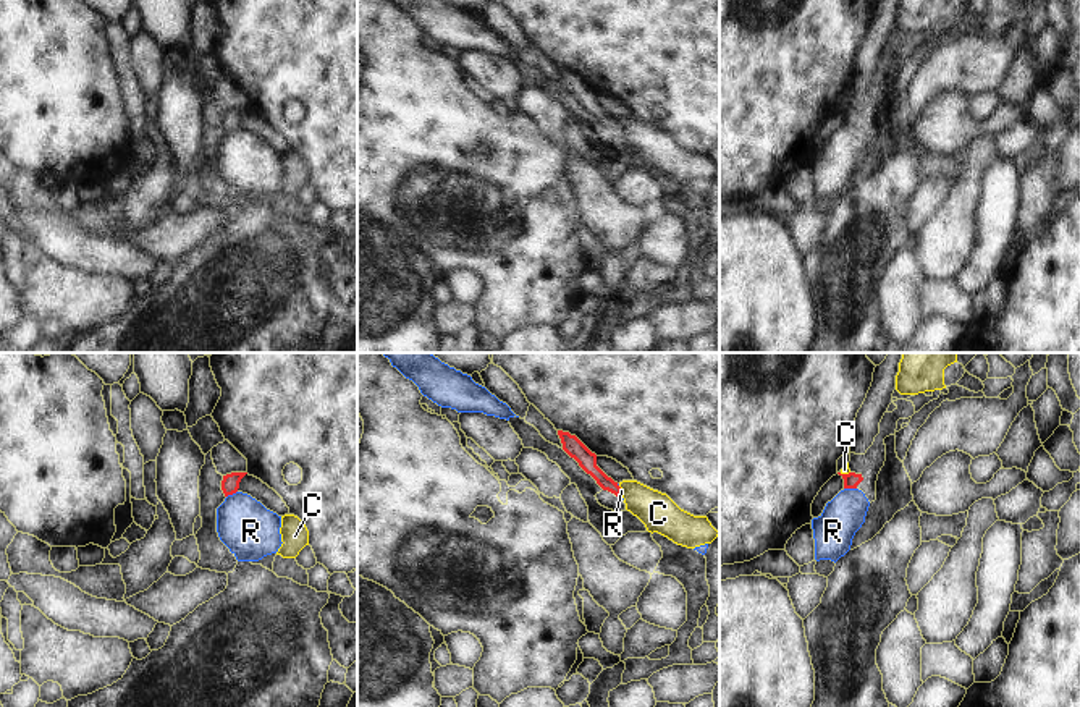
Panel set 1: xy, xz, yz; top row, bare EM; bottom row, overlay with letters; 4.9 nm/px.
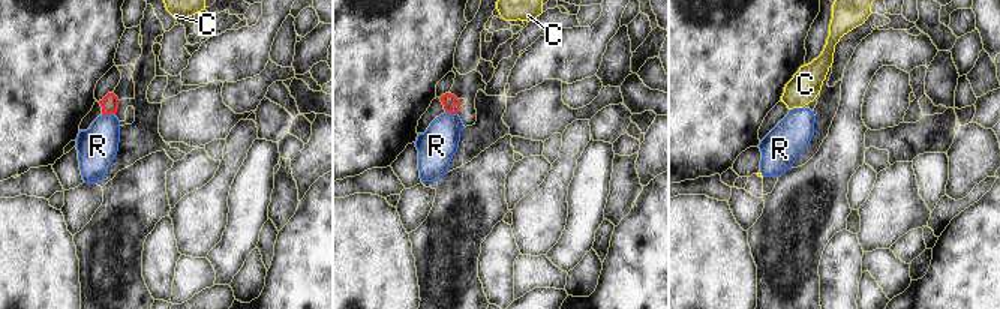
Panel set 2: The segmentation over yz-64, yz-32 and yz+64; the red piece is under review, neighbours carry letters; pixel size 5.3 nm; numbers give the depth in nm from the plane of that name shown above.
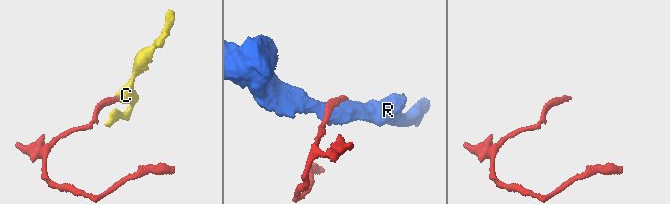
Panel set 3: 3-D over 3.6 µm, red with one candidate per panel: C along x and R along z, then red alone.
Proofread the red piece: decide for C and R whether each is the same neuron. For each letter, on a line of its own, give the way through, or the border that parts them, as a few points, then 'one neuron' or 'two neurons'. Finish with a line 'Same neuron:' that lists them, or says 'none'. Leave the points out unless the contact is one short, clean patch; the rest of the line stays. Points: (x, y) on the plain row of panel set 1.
C: border xz (618, 123), (621, 127); two neurons
R: two neurons
Same neuron: none

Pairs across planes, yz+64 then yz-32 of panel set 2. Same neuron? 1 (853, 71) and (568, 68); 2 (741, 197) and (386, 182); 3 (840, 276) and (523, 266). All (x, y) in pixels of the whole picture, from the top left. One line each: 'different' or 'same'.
1: same
2: different
3: different

